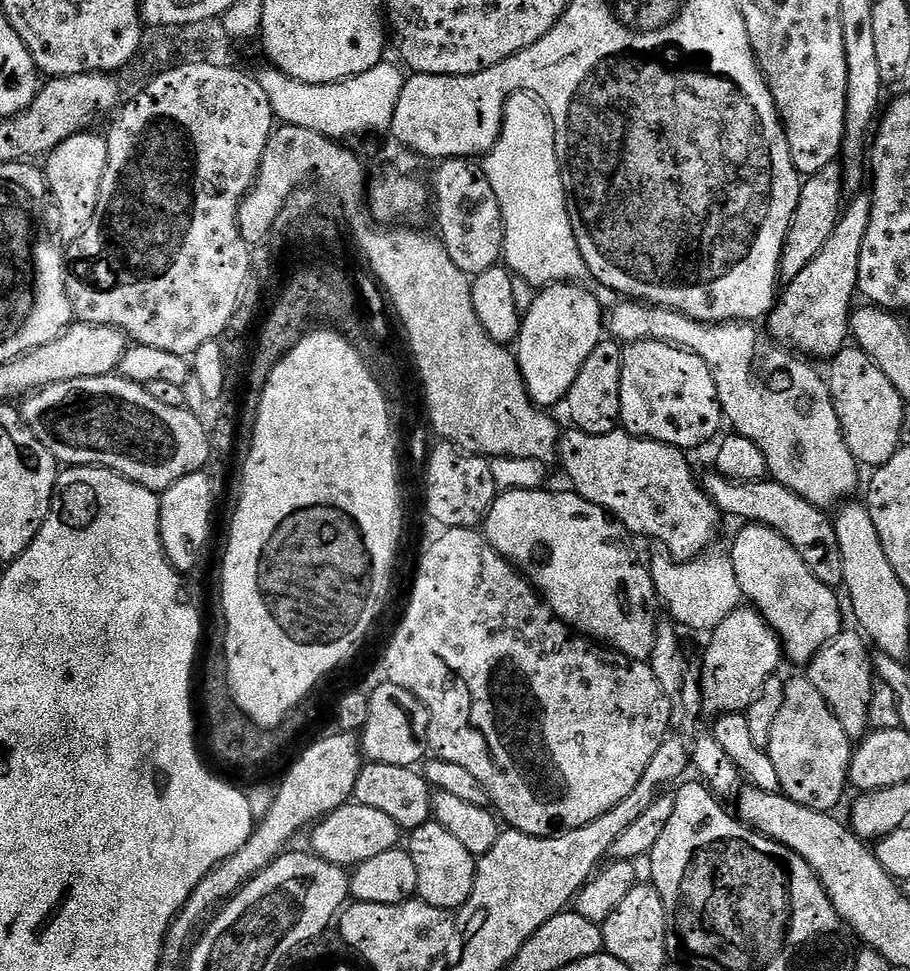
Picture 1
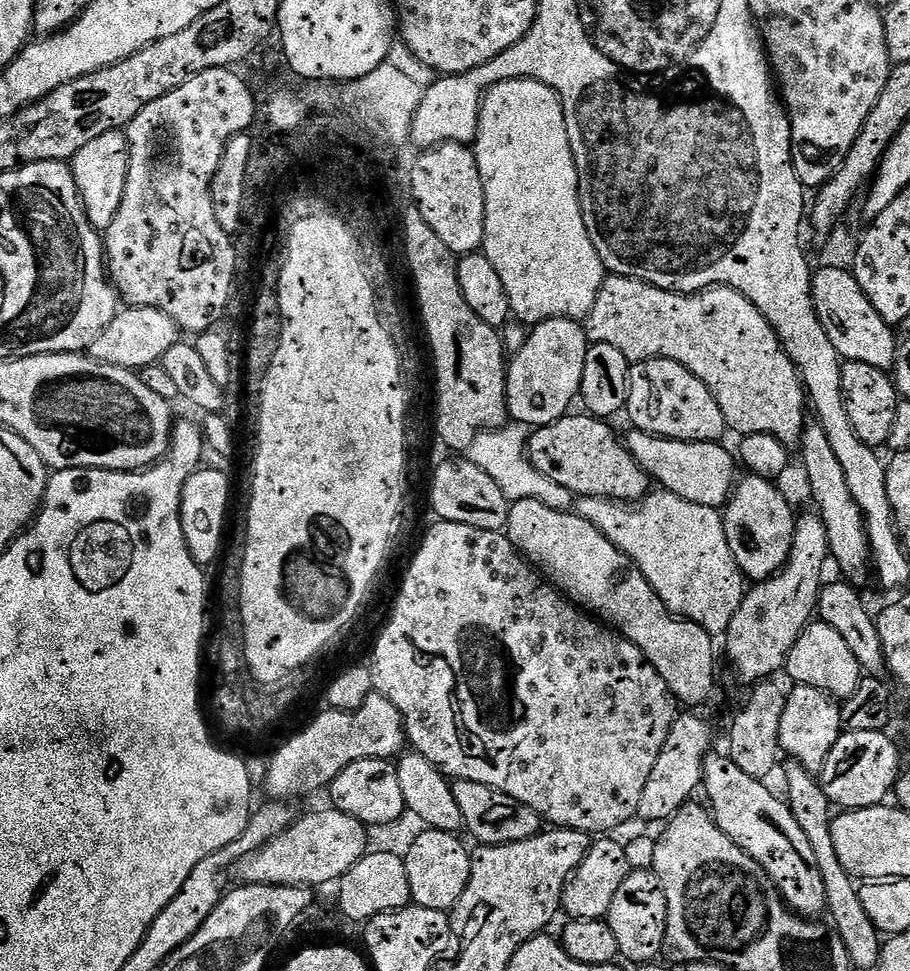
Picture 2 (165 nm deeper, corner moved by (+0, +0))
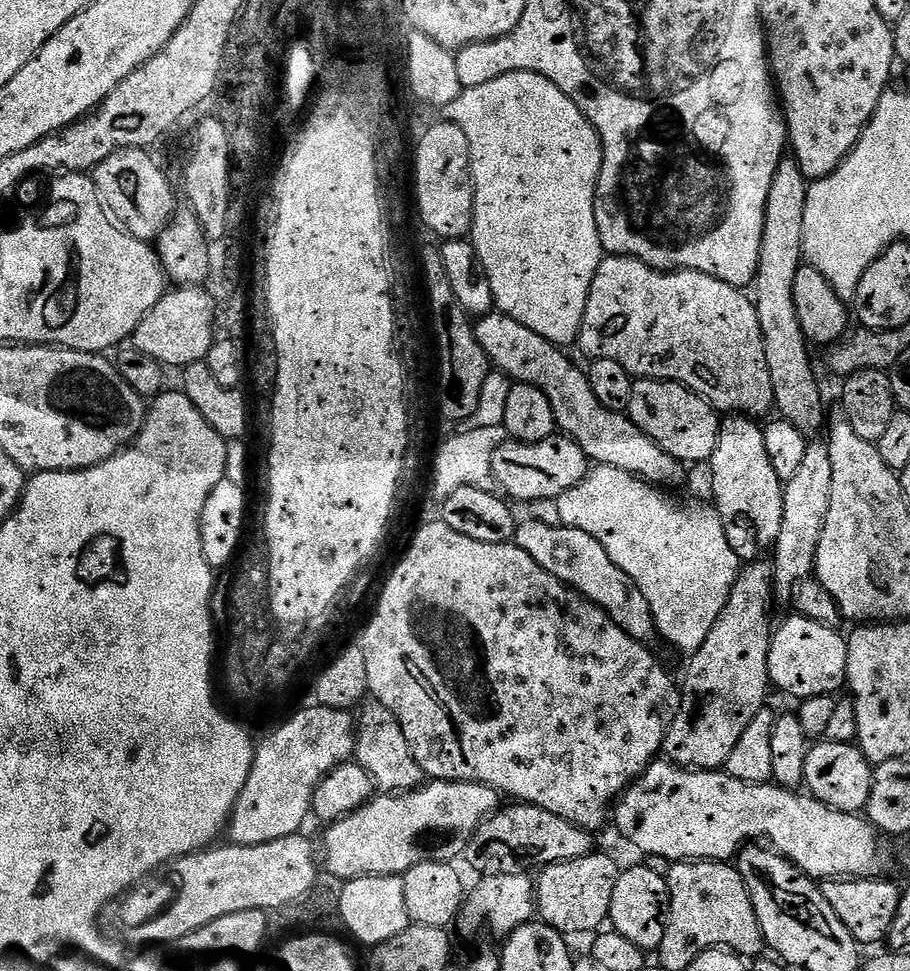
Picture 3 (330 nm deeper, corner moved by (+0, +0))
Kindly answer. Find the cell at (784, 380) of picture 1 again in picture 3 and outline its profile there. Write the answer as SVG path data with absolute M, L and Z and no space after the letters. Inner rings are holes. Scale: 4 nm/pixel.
M605 255L603 262L598 266L598 274L590 286L590 298L586 302L586 314L582 314L582 330L578 348L588 355L589 361L609 360L618 362L618 366L626 366L626 370L634 378L641 380L672 380L683 388L696 392L703 400L707 400L717 413L743 414L753 418L767 417L774 408L774 382L770 382L770 366L766 366L766 346L762 342L762 326L758 326L758 314L755 303L744 297L745 293L739 288L730 286L710 274L701 272L662 272L658 268L651 268L633 256Z

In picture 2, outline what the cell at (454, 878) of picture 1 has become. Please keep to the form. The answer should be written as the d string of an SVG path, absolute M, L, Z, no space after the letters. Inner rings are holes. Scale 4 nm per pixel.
M425 827L412 840L408 852L403 853L406 862L406 878L410 878L412 904L426 910L451 913L458 898L470 882L472 852L454 832L443 832L437 828Z

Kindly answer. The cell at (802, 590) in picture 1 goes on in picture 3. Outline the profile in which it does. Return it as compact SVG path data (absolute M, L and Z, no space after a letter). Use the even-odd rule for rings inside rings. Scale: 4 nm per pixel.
M725 415L720 421L718 446L714 446L710 467L712 467L712 496L716 499L714 507L726 530L726 538L730 538L730 546L734 554L738 554L741 562L755 561L759 557L756 555L763 548L771 549L775 545L778 534L782 530L782 502L785 485L785 481L778 478L774 465L770 462L770 454L766 454L763 427L751 416Z

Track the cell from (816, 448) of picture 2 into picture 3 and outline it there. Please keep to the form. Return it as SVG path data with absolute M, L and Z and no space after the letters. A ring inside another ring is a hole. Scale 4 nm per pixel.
M796 159L781 160L774 174L774 182L770 182L770 194L766 198L766 218L762 230L762 250L758 258L758 270L754 281L756 296L754 303L758 314L758 326L762 326L762 342L766 346L766 366L770 366L770 382L774 382L774 408L779 419L798 426L800 433L812 438L816 432L825 427L826 408L824 412L824 396L820 393L820 380L816 377L816 368L812 365L812 356L808 353L810 342L804 337L802 322L798 322L798 310L794 306L794 278L804 260L804 235L802 222L806 218L806 198L808 197L809 179L802 174Z

